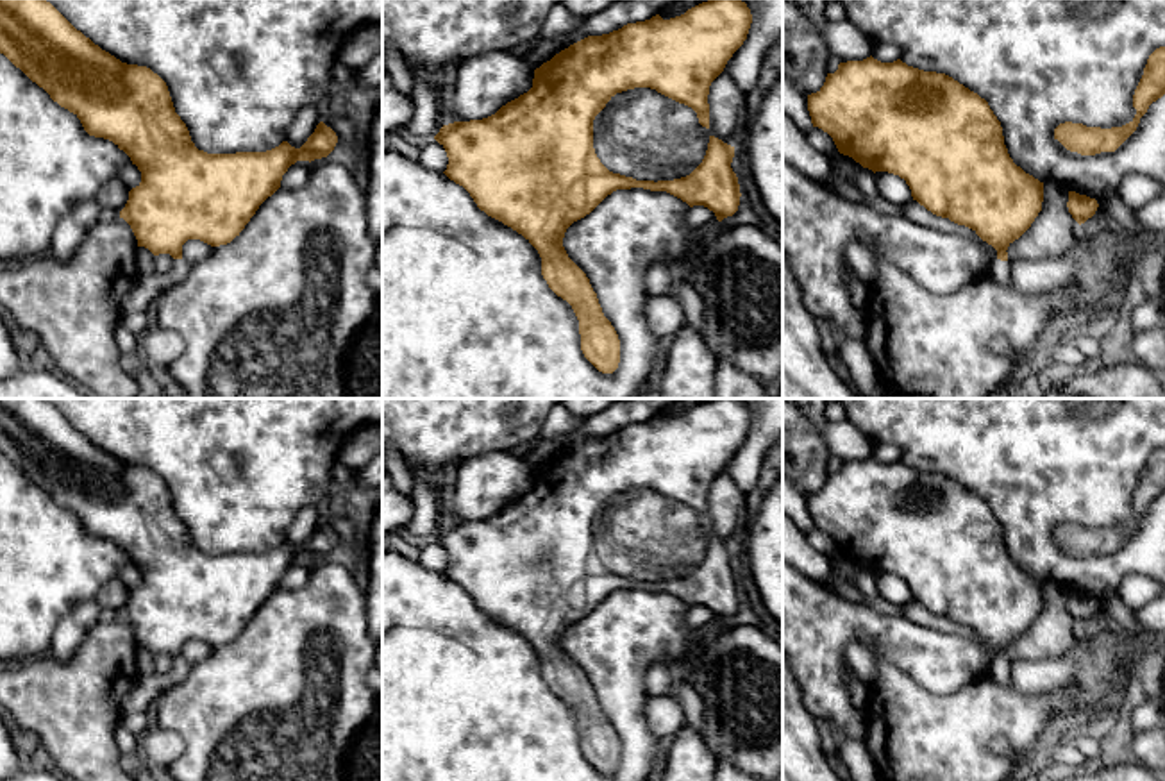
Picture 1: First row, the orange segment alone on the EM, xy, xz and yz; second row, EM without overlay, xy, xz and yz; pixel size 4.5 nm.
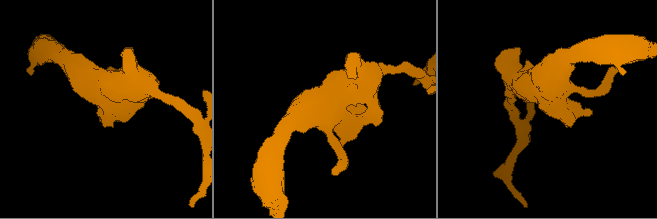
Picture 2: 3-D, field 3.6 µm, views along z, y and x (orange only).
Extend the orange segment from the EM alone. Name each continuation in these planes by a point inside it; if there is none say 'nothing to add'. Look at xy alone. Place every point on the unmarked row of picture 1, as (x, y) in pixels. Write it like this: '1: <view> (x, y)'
nothing to add

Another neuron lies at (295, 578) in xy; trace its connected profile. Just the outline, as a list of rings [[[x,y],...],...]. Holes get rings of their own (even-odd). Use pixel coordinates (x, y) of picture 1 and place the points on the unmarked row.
[[[297,561],[282,575],[281,588],[284,590],[300,590],[309,579],[309,561]]]

